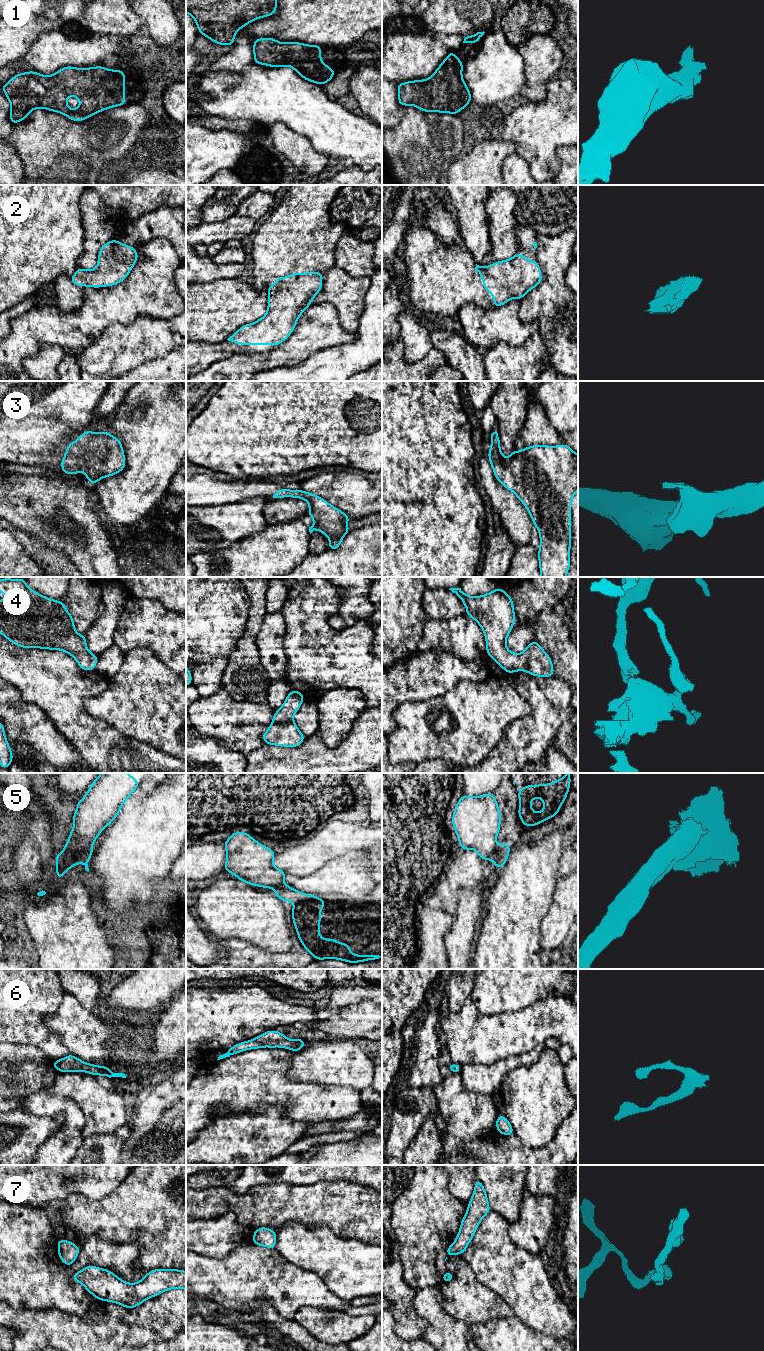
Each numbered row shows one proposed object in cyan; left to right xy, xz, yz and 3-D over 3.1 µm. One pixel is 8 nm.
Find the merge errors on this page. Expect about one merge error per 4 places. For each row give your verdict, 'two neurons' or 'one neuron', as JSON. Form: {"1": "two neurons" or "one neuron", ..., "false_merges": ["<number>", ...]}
{"1": "one neuron", "2": "one neuron", "3": "one neuron", "4": "one neuron", "5": "two neurons", "6": "one neuron", "7": "one neuron", "false_merges": ["5"]}

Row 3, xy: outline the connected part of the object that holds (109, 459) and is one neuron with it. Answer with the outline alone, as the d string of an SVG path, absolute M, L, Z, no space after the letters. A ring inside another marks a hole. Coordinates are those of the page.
M84 430L85 433L65 449L66 455L61 460L62 472L73 475L83 471L91 485L121 472L126 462L120 440L109 431Z

